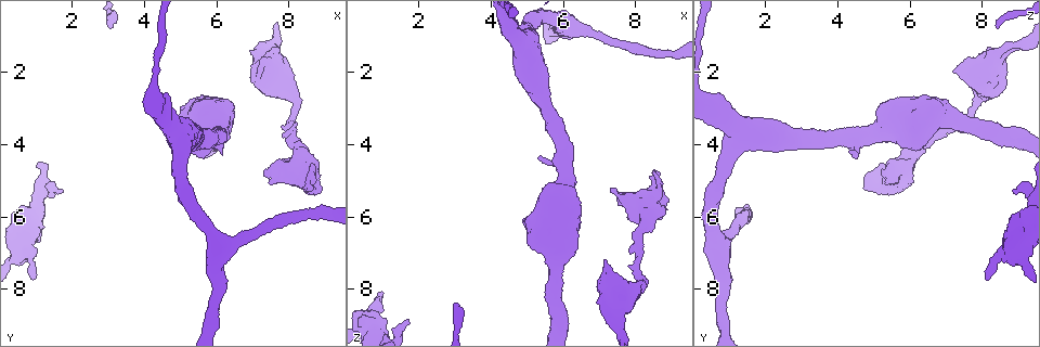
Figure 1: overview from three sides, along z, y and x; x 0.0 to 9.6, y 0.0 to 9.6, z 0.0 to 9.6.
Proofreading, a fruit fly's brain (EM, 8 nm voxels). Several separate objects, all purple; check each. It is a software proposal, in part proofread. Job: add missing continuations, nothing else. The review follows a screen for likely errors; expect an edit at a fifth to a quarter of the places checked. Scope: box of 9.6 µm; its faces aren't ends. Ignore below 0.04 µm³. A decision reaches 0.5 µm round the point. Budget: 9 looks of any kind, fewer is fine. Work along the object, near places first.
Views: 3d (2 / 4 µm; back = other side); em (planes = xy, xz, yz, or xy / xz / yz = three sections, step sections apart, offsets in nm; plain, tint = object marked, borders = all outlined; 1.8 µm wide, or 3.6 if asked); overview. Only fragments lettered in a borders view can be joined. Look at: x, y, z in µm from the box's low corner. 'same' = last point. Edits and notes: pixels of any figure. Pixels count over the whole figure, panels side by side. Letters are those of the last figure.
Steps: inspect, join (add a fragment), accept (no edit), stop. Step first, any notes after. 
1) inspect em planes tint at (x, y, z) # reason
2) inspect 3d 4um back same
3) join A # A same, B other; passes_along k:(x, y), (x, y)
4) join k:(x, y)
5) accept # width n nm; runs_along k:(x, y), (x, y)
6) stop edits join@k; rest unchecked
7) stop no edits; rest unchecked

inspect em planes tint at (1.00, 7.65, 8.10) # branch stops here

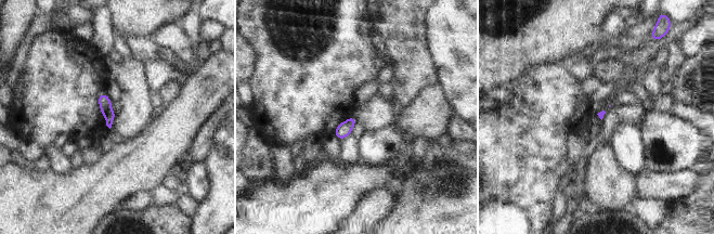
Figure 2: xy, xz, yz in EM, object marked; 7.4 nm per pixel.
inspect em planes borders same

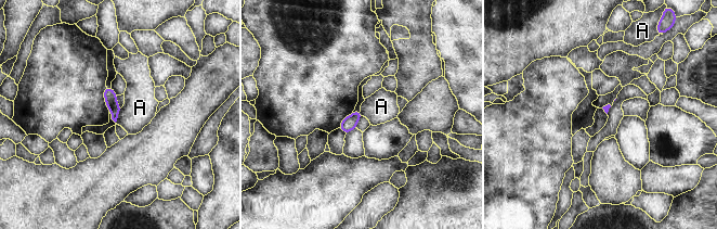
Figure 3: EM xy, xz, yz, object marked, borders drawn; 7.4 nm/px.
accept # longest_contact A 120 nm; A other; none of them fits

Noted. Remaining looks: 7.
inspect em xz step 8 borders at (1.80, 5.30, 8.85) # free end

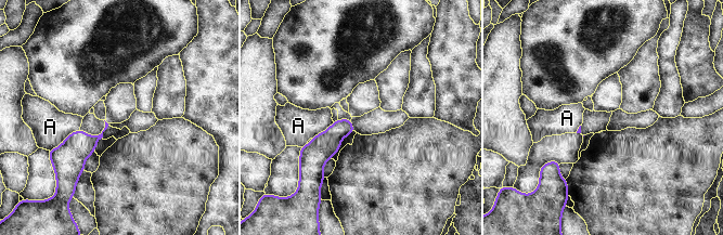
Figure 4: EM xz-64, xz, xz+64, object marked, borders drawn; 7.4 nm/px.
accept # A other; border 4:(79, 129), (50, 149); no lettered fragment goes on from it

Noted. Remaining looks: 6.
inspect 3d 2um at (7.10, 2.05, 7.25) # branch stops here

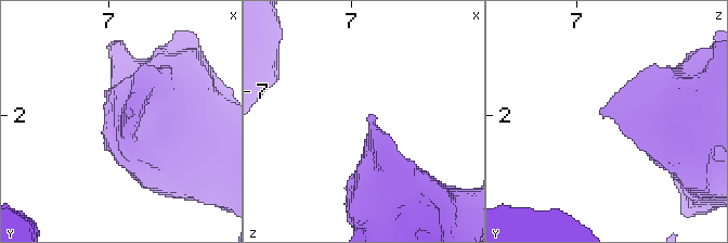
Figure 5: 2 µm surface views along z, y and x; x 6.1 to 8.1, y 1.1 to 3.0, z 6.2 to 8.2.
inspect em yz step 4 tint at (7.14, 2.00, 7.22) # shape alone is not enough

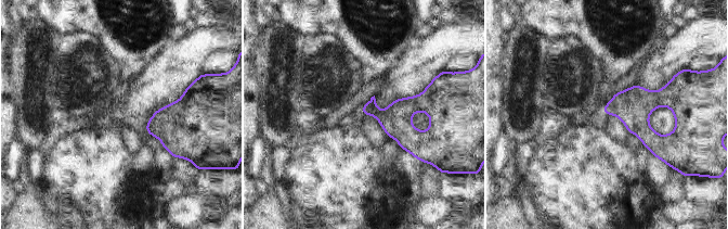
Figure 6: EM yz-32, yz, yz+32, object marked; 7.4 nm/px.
inspect em planes borders same # another direction

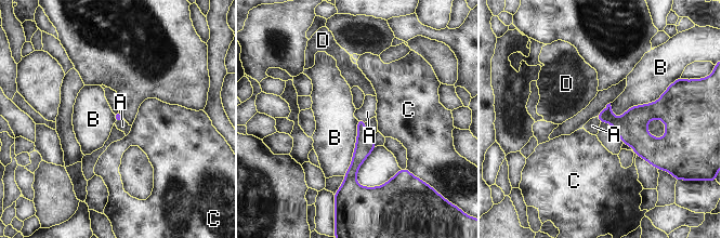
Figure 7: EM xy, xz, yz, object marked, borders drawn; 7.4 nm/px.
join A # A same, B other, C other, D other; passes_along 7:(118, 116), (119, 120), (122, 126); the cell continues

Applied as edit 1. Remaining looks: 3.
inspect 3d 4um at (8.55, 4.75, 5.00) # stops while still wide

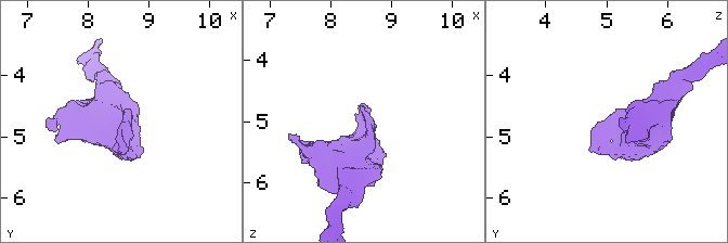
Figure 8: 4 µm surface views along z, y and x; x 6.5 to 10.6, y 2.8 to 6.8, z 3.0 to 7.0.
inspect em 3.6um planes borders at (8.55, 4.75, 5.00) # shape alone is not enough

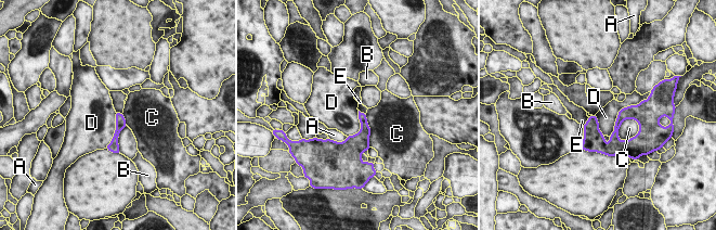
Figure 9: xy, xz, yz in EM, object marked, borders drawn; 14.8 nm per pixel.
accept # longest_contact D 650 nm; A other, B other, C other, D other, E other; none of them fits

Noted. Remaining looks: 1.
stop edits join@7; rest unchecked

